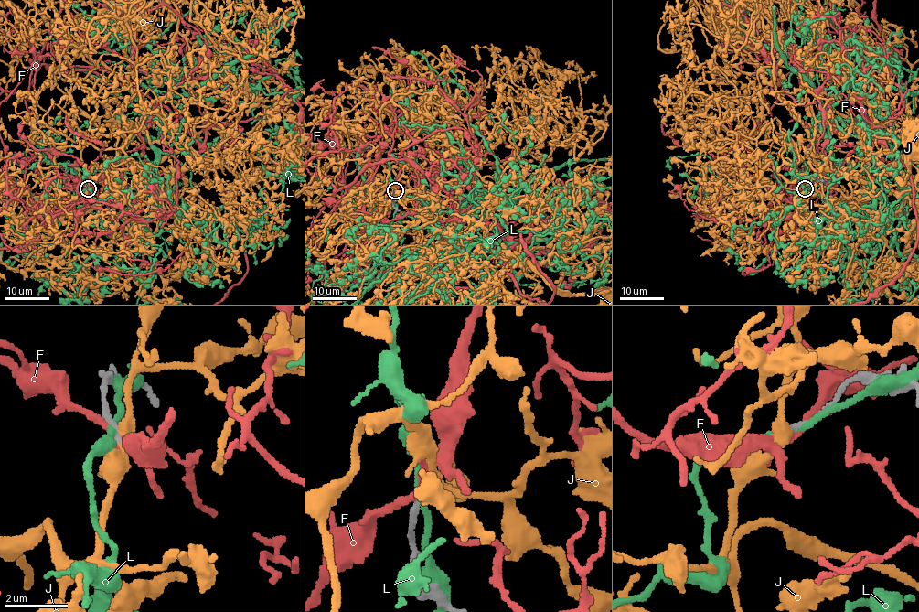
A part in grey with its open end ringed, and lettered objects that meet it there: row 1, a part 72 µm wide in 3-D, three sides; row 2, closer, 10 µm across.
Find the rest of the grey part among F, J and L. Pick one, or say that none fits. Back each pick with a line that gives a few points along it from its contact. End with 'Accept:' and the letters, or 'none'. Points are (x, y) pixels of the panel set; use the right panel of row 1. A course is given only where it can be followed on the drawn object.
J: Its course: (806, 187), (831, 210), (847, 193), (821, 178), (859, 181), (862, 135), (904, 179)
Accept: J

